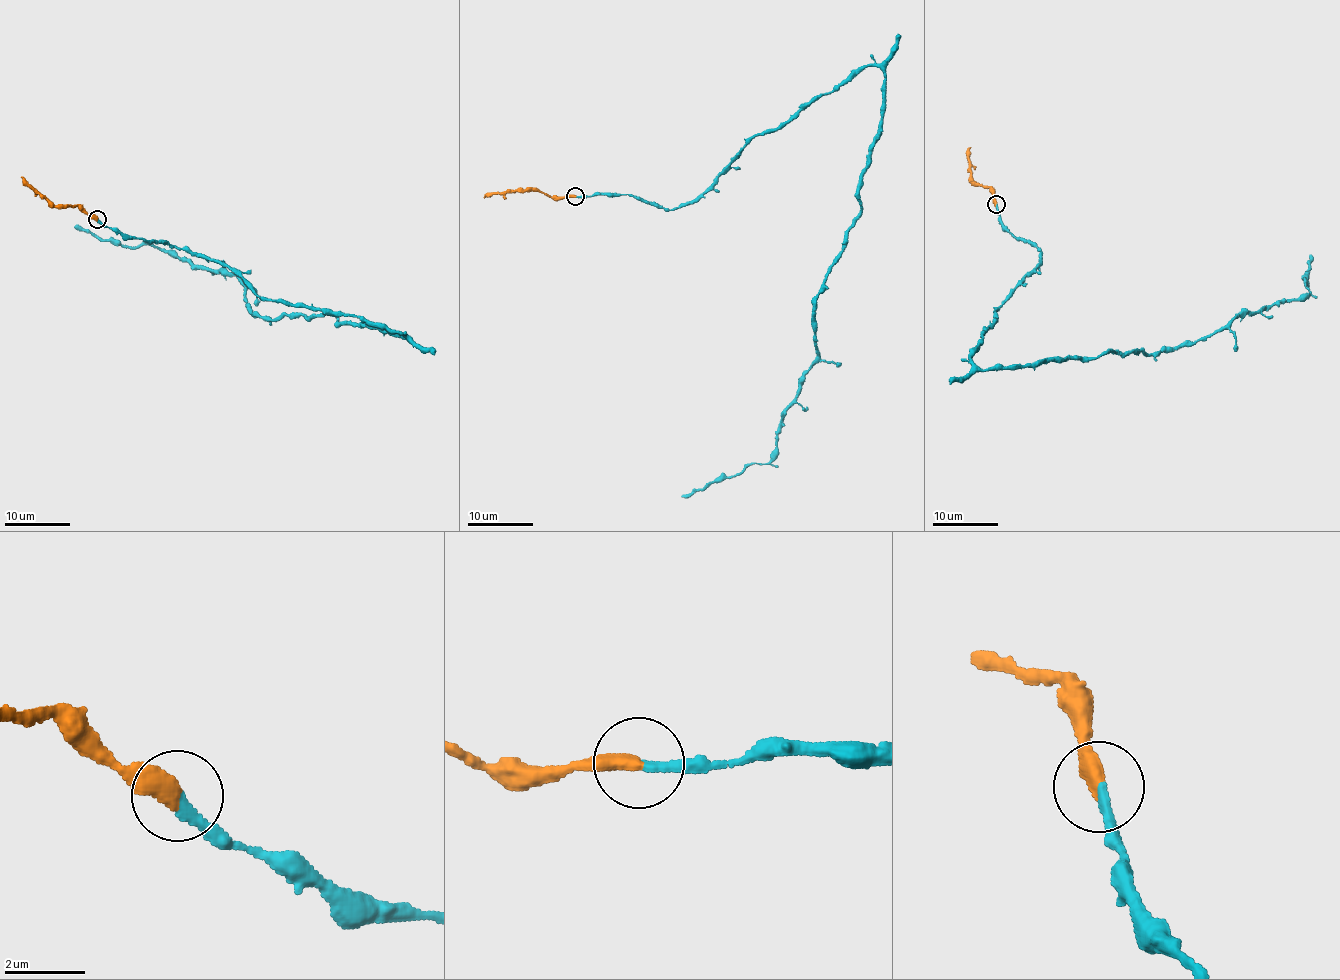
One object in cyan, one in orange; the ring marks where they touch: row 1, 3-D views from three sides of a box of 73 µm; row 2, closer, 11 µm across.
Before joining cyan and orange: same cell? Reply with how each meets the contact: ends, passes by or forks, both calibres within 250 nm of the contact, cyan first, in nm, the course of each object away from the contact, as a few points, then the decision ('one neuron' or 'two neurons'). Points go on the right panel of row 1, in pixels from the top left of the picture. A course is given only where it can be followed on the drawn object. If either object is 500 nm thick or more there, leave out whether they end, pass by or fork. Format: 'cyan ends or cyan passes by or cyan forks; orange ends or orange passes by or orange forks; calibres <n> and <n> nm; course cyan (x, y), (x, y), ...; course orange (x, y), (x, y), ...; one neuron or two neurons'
cyan ends; orange ends; calibres 260 and 460 nm; course cyan (996, 204), (1011, 234), (1043, 254), (982, 335), (970, 358), (984, 370), (1191, 346), (1303, 300), (1310, 256); course orange (996, 204), (988, 188), (973, 181), (966, 155), (970, 147); one neuron

